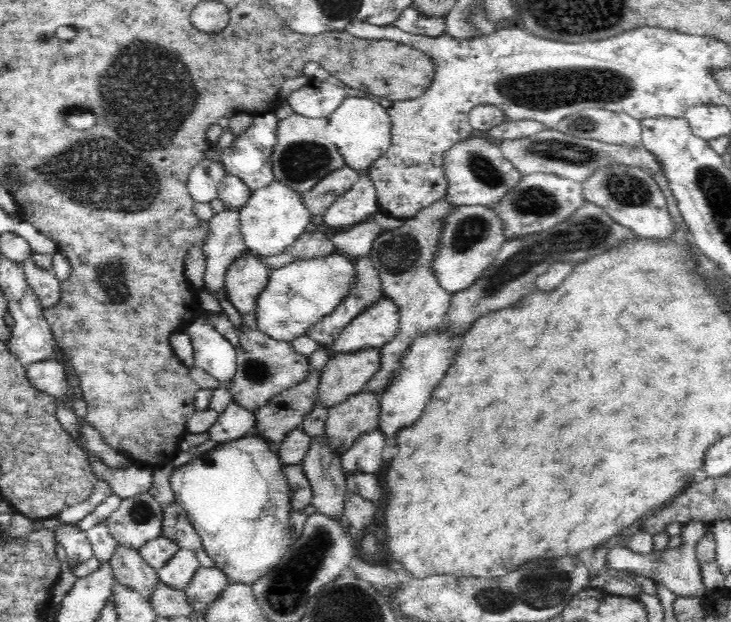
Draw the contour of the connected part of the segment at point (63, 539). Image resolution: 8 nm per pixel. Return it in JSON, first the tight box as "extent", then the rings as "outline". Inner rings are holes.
{"extent":[55,523,94,571],"outline":[[[60,523],[55,536],[57,542],[65,548],[67,562],[72,571],[94,556],[85,531],[82,531],[77,524]]]}

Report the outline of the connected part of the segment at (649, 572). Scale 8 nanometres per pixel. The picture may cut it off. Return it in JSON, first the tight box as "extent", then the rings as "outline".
{"extent":[607,522,713,600],"outline":[[[688,522],[683,525],[682,546],[678,548],[668,547],[663,551],[654,551],[653,553],[642,554],[627,546],[622,547],[620,544],[615,545],[610,552],[608,552],[607,562],[610,567],[620,571],[631,571],[637,576],[642,576],[653,580],[657,584],[661,584],[664,588],[673,592],[676,597],[695,597],[700,600],[708,598],[713,590],[706,587],[704,579],[702,579],[701,563],[697,559],[695,548],[697,542],[706,534],[709,527],[703,522]]]}

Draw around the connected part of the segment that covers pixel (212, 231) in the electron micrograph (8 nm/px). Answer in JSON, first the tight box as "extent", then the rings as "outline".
{"extent":[203,210,246,294],"outline":[[[224,210],[214,214],[208,223],[203,252],[206,255],[206,271],[203,288],[212,294],[224,289],[225,276],[230,266],[246,252],[238,230],[240,210]]]}

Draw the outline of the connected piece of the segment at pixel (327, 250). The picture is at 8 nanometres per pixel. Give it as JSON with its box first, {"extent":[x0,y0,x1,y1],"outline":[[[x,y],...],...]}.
{"extent":[264,229,335,272],"outline":[[[323,229],[314,232],[304,231],[283,254],[269,257],[264,264],[271,272],[294,262],[295,259],[322,258],[335,251],[334,243],[324,234]]]}

